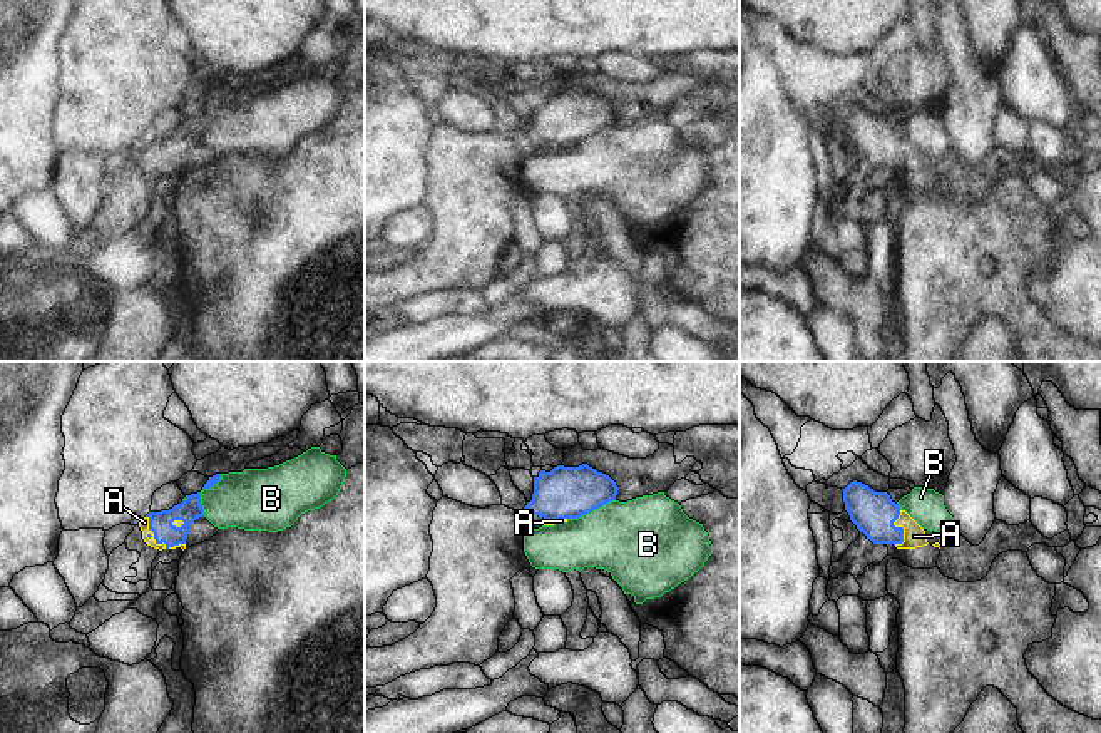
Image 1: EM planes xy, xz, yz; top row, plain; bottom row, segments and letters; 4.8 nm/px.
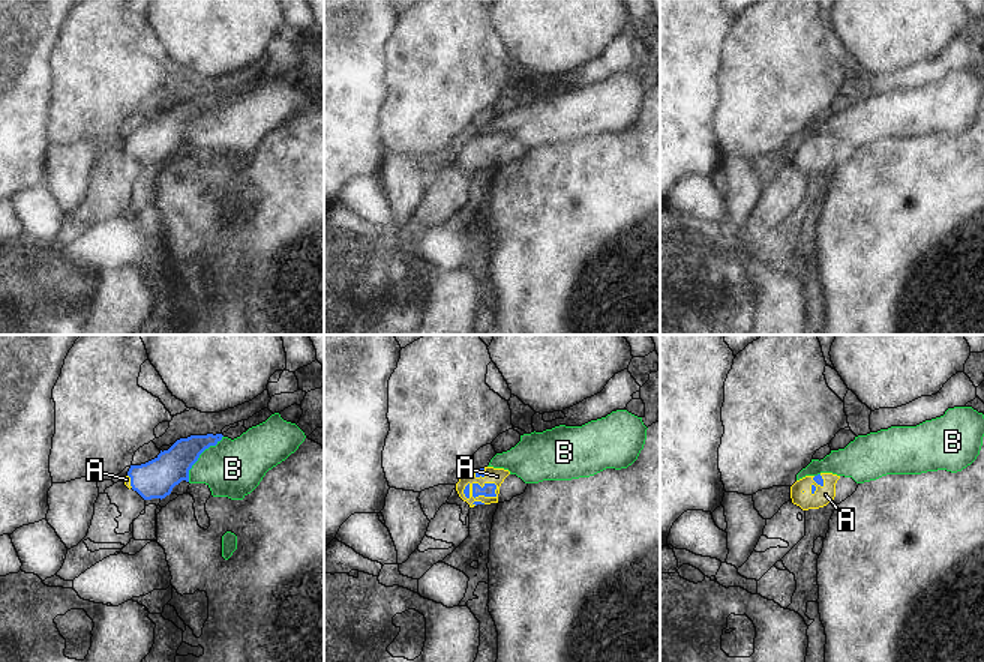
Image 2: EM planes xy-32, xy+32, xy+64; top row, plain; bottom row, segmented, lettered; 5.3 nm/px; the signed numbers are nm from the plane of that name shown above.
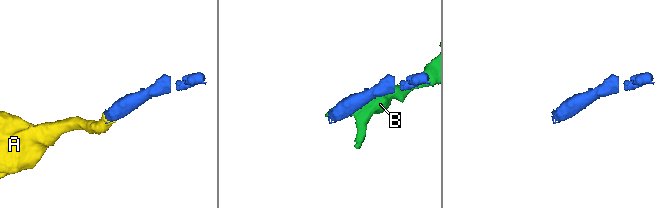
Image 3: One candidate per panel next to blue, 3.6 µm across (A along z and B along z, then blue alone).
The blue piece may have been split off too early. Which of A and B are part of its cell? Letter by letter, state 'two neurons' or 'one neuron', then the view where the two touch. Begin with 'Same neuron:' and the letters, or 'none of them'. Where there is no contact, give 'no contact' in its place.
Same neuron: A
A: one neuron; contact in xy
B: two neurons; contact in xy

